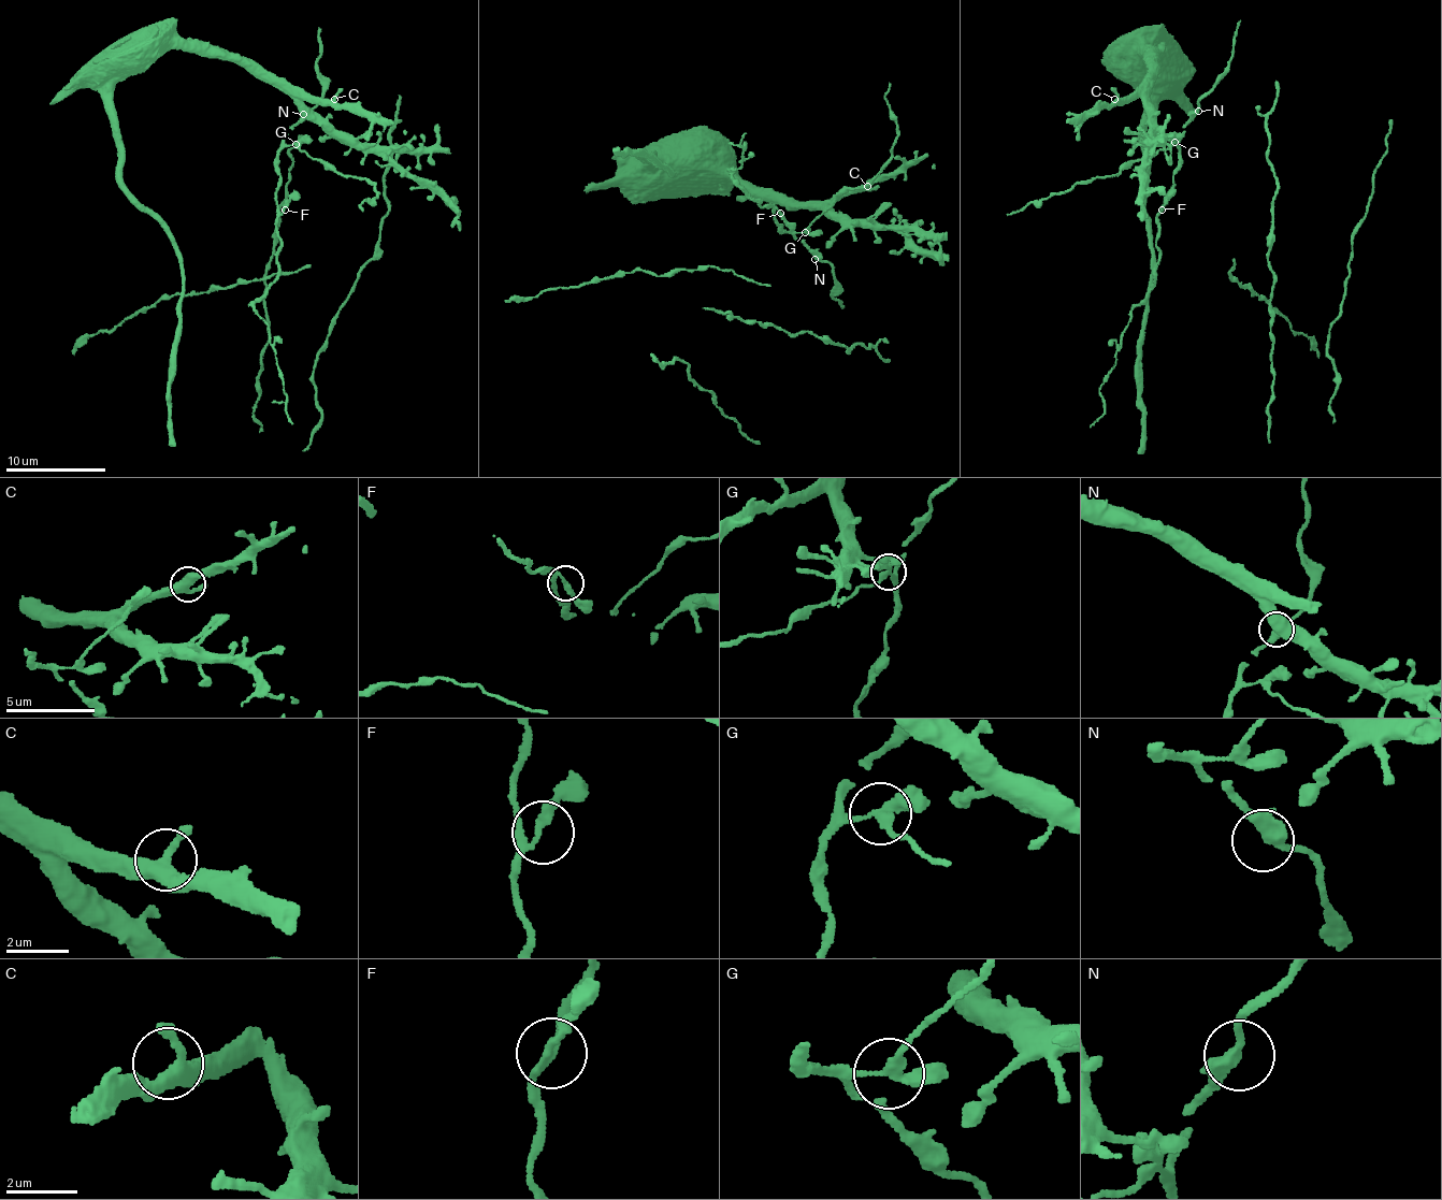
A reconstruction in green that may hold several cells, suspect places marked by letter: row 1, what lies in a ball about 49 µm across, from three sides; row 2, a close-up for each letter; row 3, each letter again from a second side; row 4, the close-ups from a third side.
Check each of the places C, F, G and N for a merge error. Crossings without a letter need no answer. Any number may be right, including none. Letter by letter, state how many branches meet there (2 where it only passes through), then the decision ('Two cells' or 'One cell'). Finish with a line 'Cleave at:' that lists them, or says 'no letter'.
C: Branches: 3. One cell
F: Branches: 3. One cell
G: Branches: 3. Two cells
N: Branches: 2. One cell
Cleave at: G

